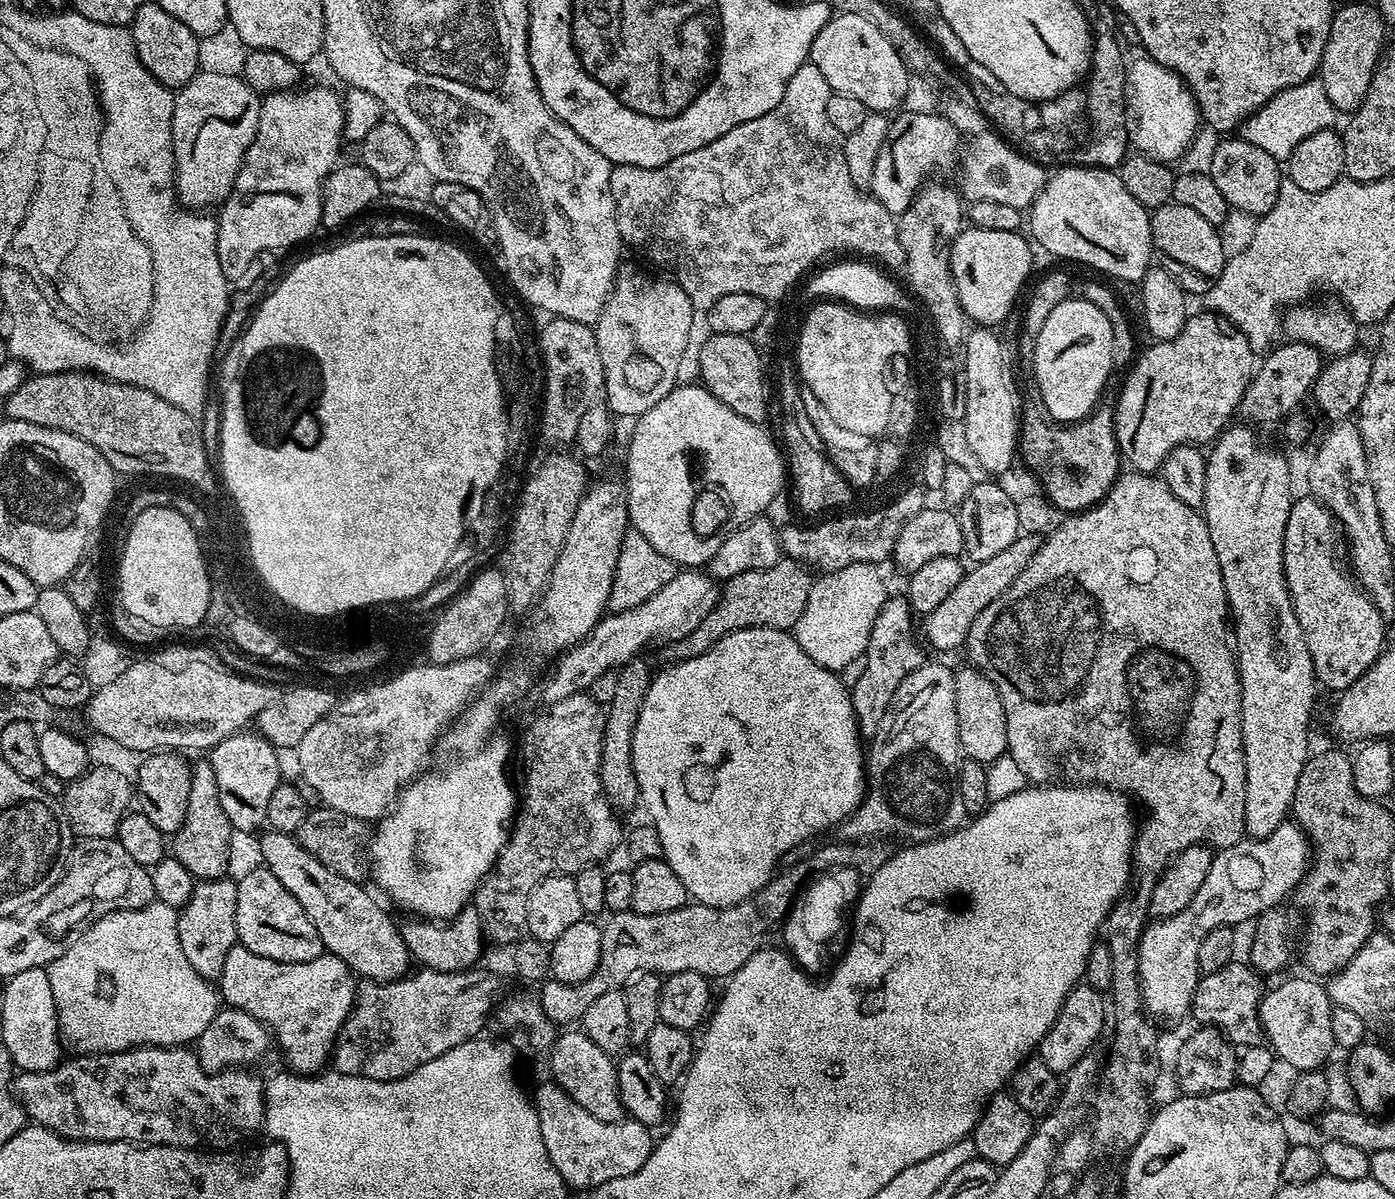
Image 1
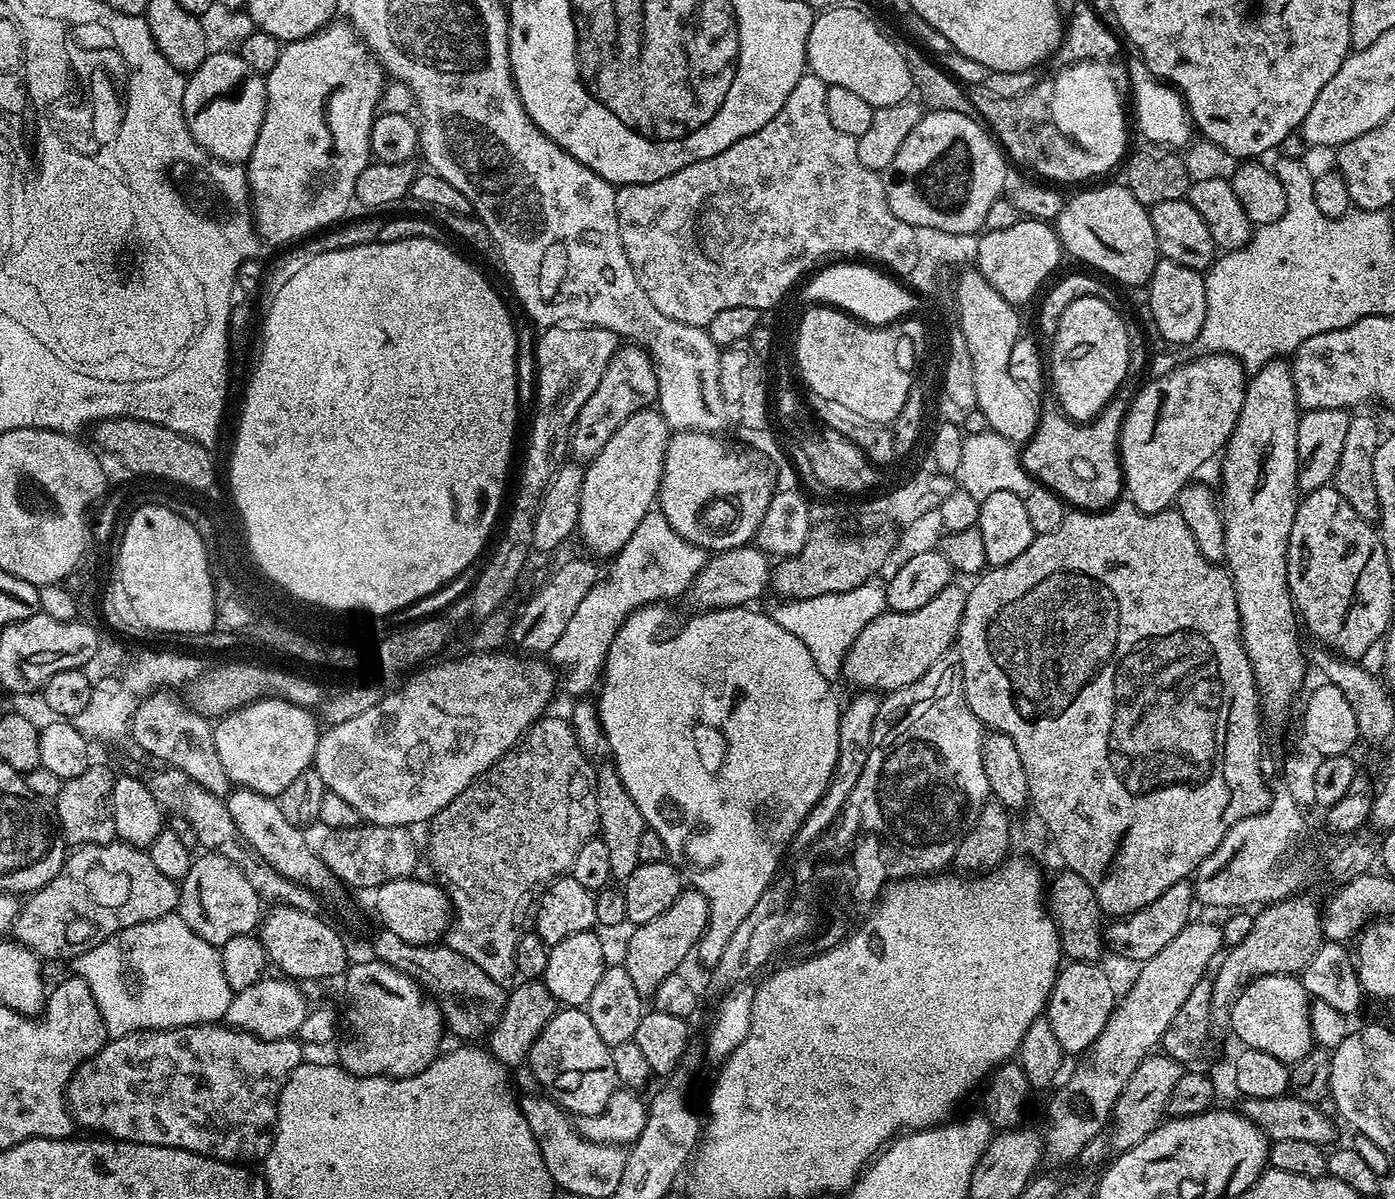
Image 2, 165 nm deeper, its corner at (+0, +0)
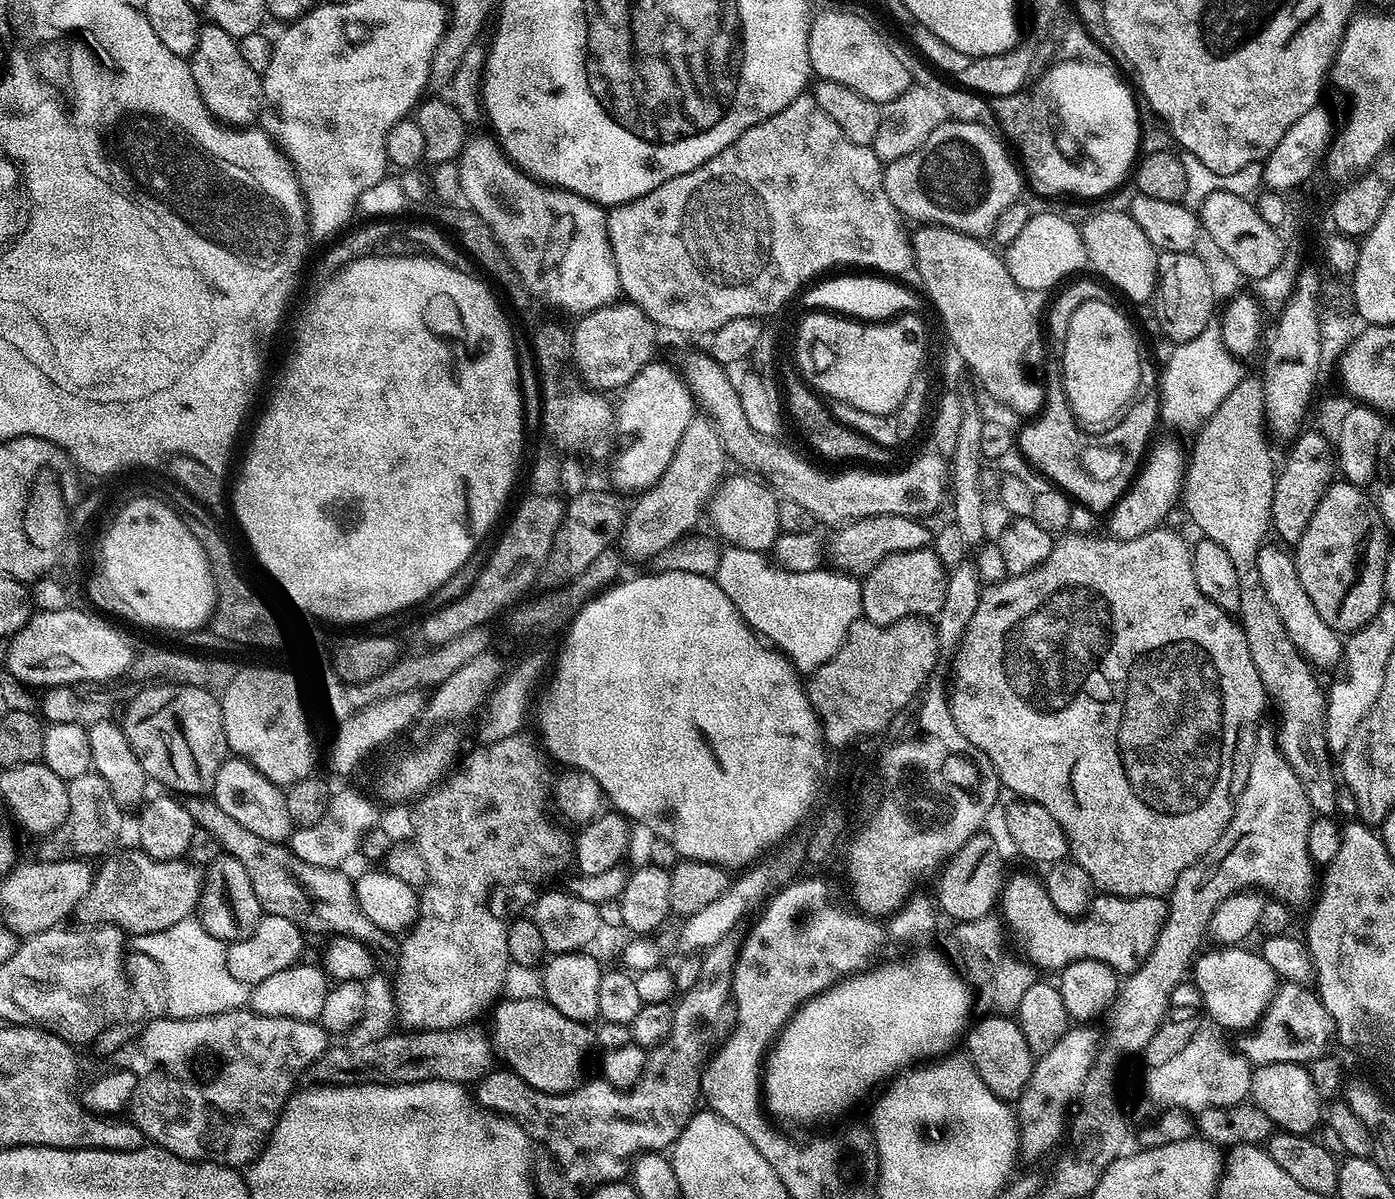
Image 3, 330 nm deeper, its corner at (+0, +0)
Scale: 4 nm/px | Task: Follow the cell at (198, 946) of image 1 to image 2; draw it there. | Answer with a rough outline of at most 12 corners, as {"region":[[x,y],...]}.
{"region":[[216,851],[179,881],[178,914],[222,946],[255,933],[262,899]]}

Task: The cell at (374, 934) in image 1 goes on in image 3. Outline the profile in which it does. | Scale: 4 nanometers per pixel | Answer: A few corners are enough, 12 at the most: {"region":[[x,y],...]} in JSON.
{"region":[[225,759],[210,796],[270,843],[294,831],[285,793],[248,760]]}

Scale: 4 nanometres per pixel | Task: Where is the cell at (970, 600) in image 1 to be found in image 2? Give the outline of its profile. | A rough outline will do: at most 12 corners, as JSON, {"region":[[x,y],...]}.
{"region":[[967,591],[886,610],[854,638],[843,679],[896,692],[957,643]]}

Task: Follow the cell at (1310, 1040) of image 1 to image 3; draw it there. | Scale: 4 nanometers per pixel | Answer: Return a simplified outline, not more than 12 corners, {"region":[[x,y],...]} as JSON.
{"region":[[1220,946],[1194,961],[1207,1019],[1259,1025],[1278,977],[1259,951]]}

